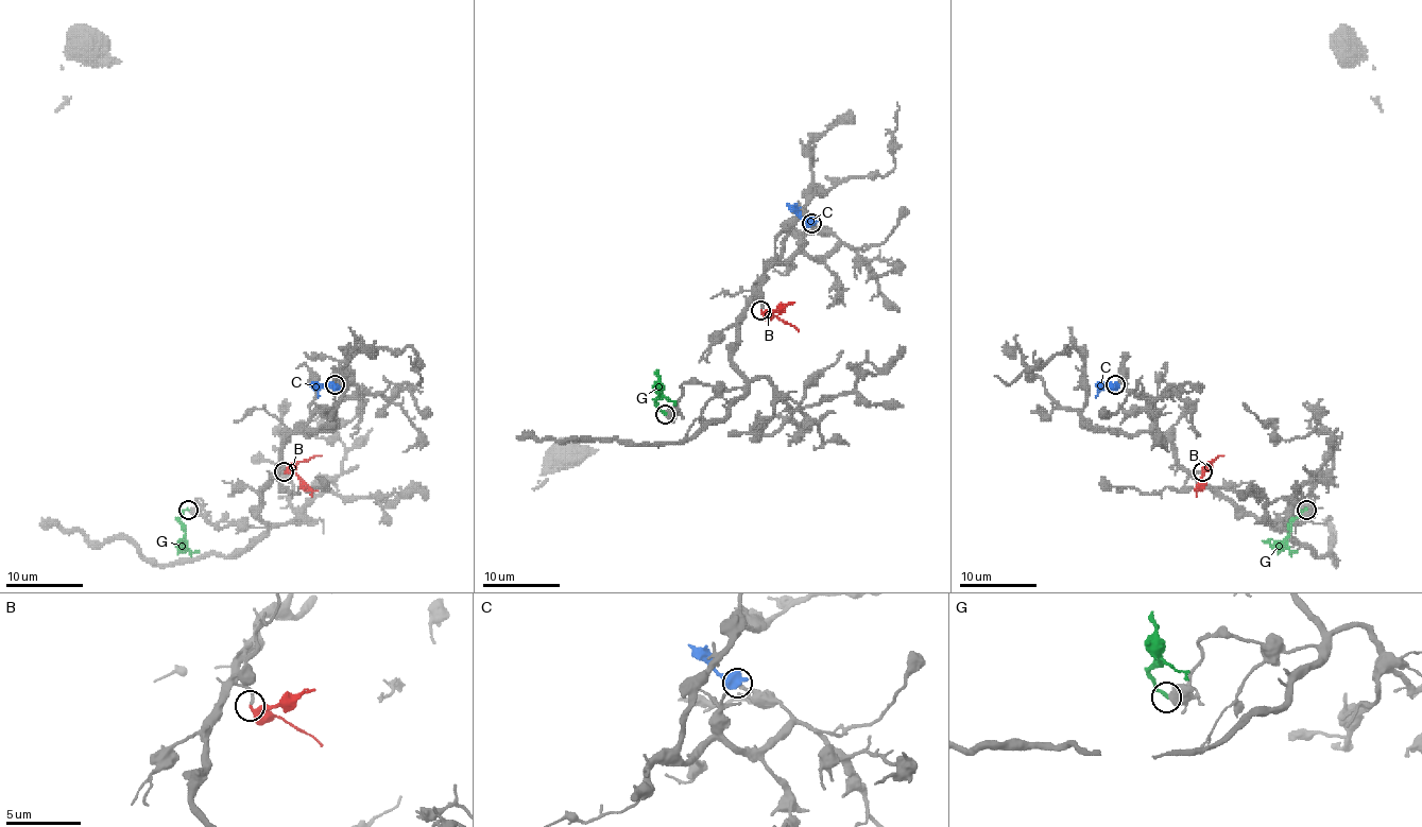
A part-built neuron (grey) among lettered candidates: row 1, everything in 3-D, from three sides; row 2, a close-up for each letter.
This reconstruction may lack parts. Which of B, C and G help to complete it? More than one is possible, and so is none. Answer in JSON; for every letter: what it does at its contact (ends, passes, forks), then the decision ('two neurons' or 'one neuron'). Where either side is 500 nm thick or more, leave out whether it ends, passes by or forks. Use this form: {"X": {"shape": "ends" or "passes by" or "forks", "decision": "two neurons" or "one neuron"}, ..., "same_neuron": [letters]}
{"B": {"shape": "ends", "decision": "one neuron"}, "C": {"decision": "two neurons"}, "G": {"decision": "two neurons"}, "same_neuron": ["B"]}

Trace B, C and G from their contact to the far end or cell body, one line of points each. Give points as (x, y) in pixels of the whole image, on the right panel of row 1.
B: (1202, 471), (1217, 455), (1223, 455)
C: (1114, 383), (1104, 385), (1095, 397)
G: (1307, 510), (1296, 519), (1284, 540), (1278, 545), (1262, 540)

